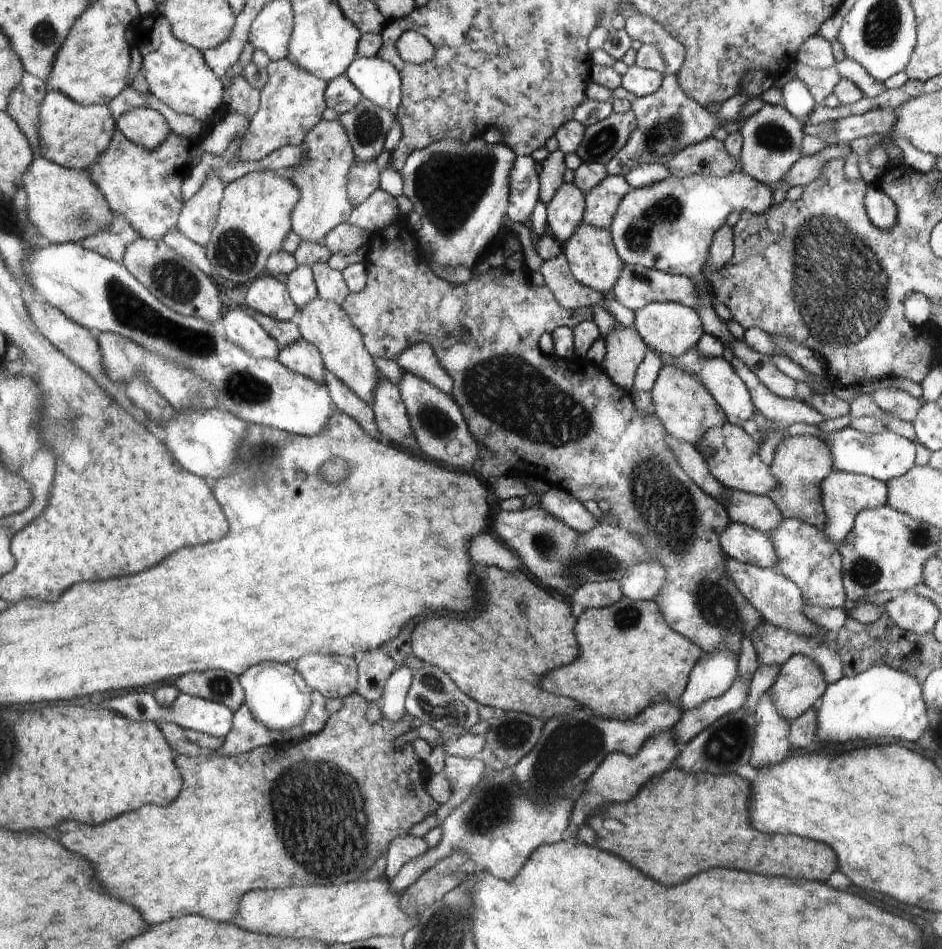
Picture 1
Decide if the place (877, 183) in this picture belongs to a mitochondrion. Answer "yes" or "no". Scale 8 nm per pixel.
no

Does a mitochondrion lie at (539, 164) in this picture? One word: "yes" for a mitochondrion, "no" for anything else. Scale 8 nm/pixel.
no

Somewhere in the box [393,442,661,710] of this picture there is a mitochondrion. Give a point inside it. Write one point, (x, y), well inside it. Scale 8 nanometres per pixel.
(603, 562)

